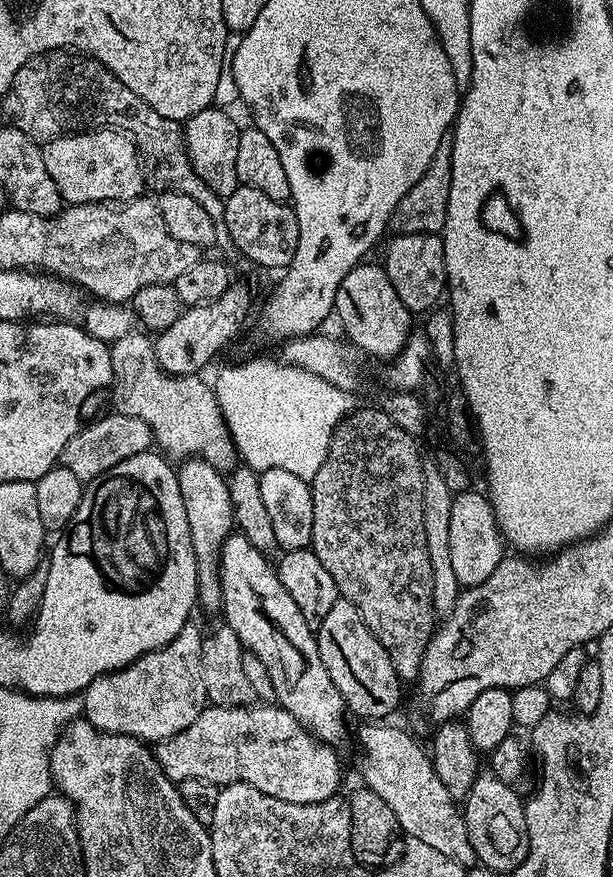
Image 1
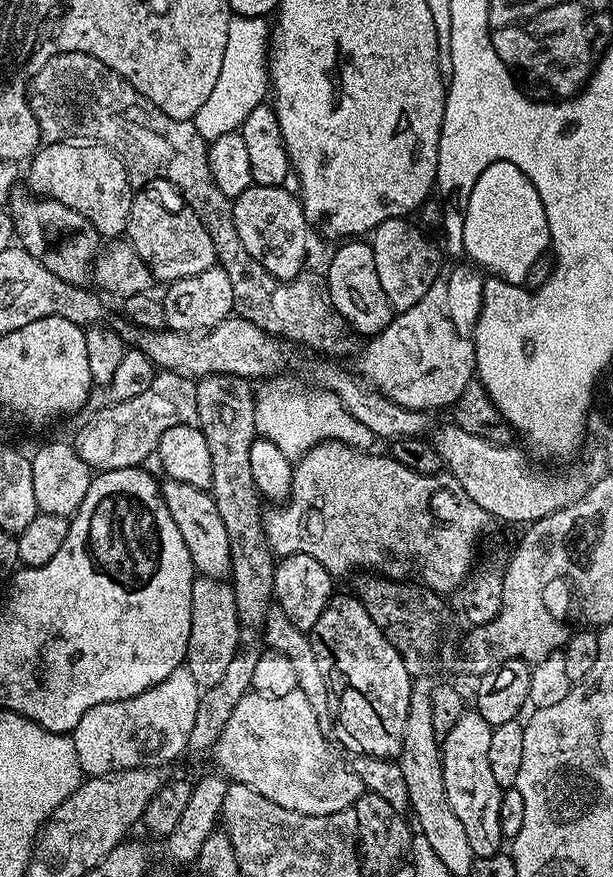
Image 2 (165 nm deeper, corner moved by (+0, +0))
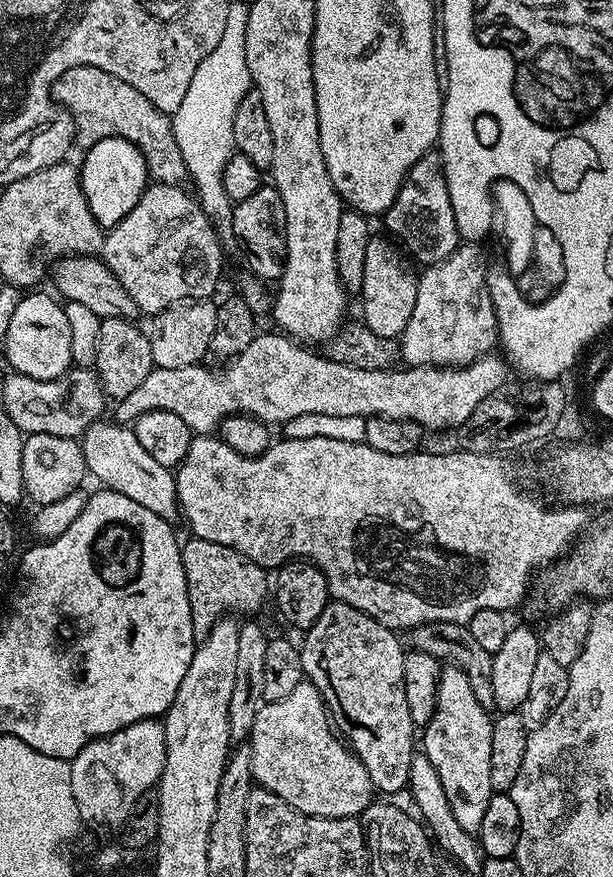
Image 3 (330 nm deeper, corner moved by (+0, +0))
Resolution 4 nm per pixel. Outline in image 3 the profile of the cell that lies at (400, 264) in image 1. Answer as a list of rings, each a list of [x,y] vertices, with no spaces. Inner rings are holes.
[[[374,234],[367,243],[365,273],[360,298],[363,300],[363,323],[382,337],[394,338],[404,331],[417,302],[417,273],[409,259],[385,235]]]

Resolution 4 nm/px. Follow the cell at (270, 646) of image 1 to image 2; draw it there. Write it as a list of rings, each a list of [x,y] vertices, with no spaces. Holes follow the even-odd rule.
[[[165,479],[160,484],[160,493],[164,496],[166,510],[170,510],[170,518],[174,518],[178,526],[178,534],[182,534],[182,542],[186,542],[186,550],[190,550],[193,569],[201,576],[227,577],[230,572],[230,538],[226,526],[222,526],[222,514],[218,514],[211,491],[190,482]]]

